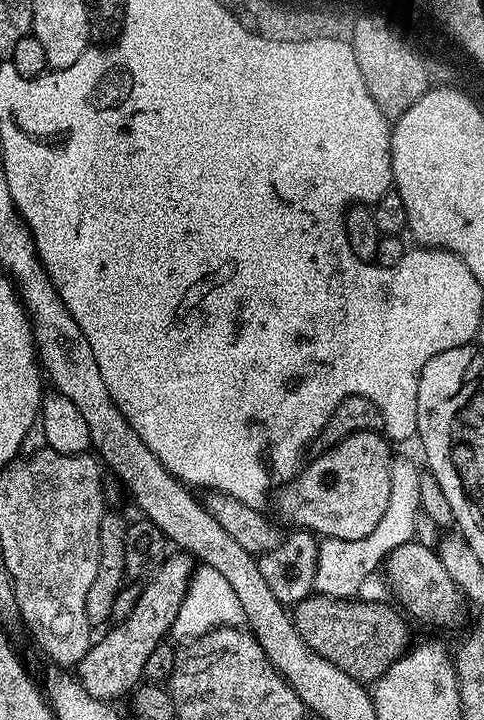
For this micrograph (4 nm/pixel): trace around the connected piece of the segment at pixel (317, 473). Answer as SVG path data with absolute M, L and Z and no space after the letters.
M359 431L318 455L299 471L294 480L296 500L290 512L290 518L295 522L293 525L321 537L344 541L372 534L391 494L394 465L391 443L380 432Z

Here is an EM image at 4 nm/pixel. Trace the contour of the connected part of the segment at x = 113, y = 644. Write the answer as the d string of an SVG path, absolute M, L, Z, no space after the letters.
M176 550L173 553L173 556L172 553L165 555L164 561L160 563L160 569L148 581L138 602L134 602L134 610L130 610L128 617L113 623L107 629L109 632L100 641L97 639L81 658L78 679L86 694L112 702L115 701L115 696L128 691L131 693L141 683L146 658L171 633L172 623L180 609L180 603L184 601L188 583L192 581L193 557L183 550Z

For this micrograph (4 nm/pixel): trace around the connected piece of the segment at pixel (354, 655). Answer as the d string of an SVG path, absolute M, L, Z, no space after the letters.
M310 595L295 605L294 623L306 646L326 658L326 662L338 666L338 670L350 674L350 678L375 682L399 656L408 651L409 621L395 607L392 609L388 604L362 599Z

